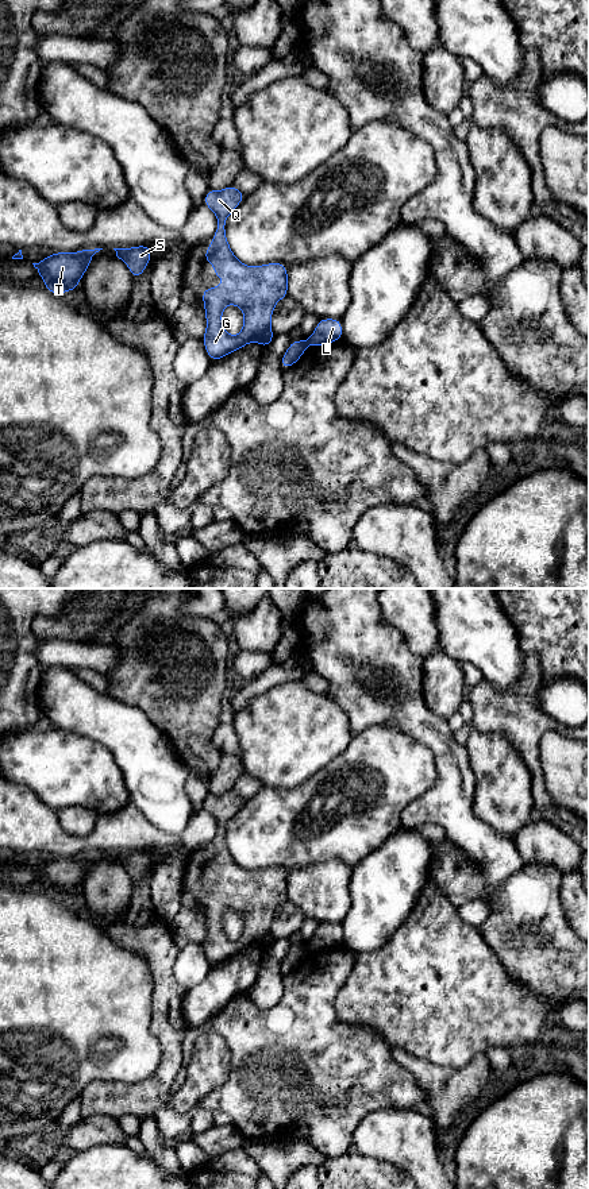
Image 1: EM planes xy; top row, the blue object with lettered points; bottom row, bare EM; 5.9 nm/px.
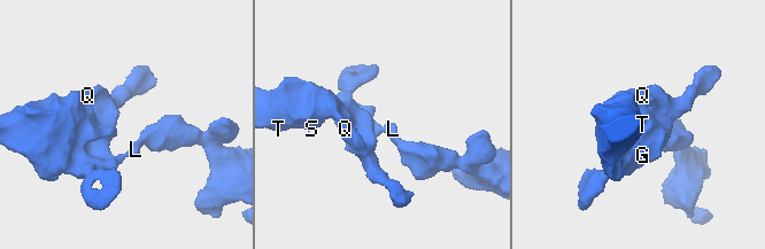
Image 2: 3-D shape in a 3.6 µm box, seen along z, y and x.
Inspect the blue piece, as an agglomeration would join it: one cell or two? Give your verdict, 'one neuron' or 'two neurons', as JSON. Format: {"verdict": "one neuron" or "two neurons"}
{"verdict": "two neurons"}

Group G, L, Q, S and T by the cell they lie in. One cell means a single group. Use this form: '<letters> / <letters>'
G Q S T / L

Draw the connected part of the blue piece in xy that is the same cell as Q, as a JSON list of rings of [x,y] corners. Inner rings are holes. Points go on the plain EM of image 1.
[[[232,788],[223,795],[209,794],[204,800],[204,808],[217,823],[204,865],[215,872],[216,883],[224,883],[223,892],[215,889],[203,893],[207,934],[201,943],[212,966],[253,946],[267,953],[274,942],[270,930],[274,911],[288,900],[288,873],[281,866],[251,872],[238,865],[231,856],[226,825],[245,802]],[[230,908],[243,916],[245,930],[236,941],[230,941],[222,926],[222,918]]]

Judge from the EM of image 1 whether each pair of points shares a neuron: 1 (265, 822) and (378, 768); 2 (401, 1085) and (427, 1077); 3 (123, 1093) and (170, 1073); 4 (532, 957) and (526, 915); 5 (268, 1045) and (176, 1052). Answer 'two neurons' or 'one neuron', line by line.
1: one neuron
2: two neurons
3: one neuron
4: one neuron
5: two neurons

